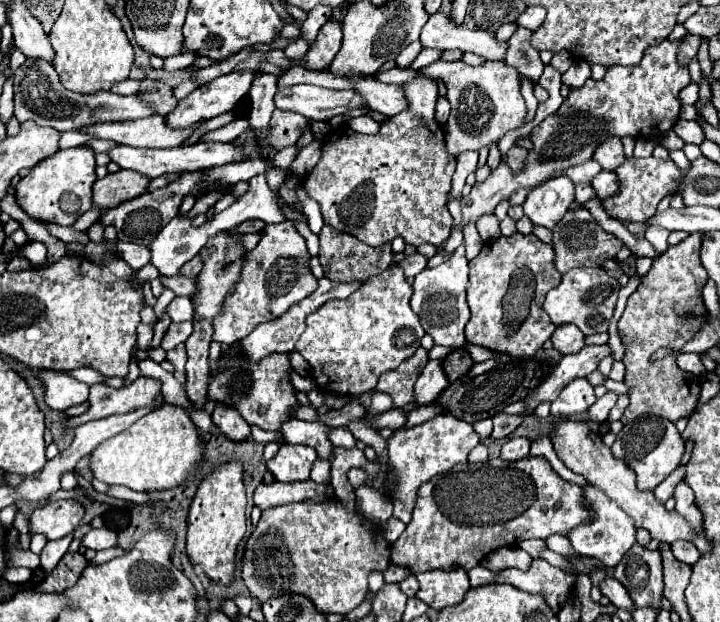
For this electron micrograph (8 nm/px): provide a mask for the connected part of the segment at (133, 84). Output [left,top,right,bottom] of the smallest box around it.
[111,79,139,95]

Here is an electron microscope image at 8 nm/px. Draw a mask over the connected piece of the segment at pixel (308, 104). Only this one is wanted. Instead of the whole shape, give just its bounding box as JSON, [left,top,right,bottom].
[275,85,367,121]

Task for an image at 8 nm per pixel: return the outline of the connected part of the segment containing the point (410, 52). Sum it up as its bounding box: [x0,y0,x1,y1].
[397,41,422,69]

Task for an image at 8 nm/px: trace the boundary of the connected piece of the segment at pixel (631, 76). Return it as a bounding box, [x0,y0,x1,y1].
[461,41,691,223]

